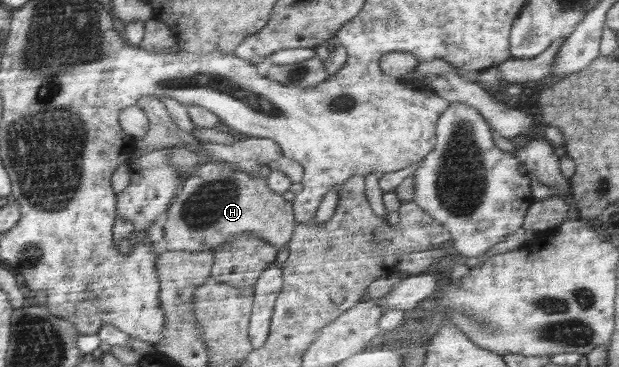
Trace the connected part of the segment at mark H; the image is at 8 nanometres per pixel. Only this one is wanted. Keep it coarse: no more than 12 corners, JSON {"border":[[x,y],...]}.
{"border":[[204,162],[166,211],[159,252],[253,233],[285,247],[294,204],[235,163]]}

